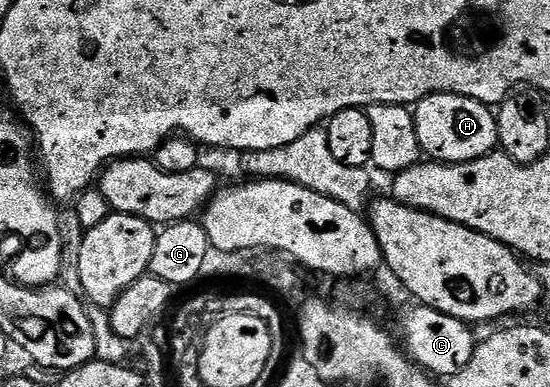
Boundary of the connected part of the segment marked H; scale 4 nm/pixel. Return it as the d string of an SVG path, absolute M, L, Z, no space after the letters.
M431 92L414 105L416 137L421 153L442 164L465 164L497 151L500 139L496 112L474 98L453 92Z

